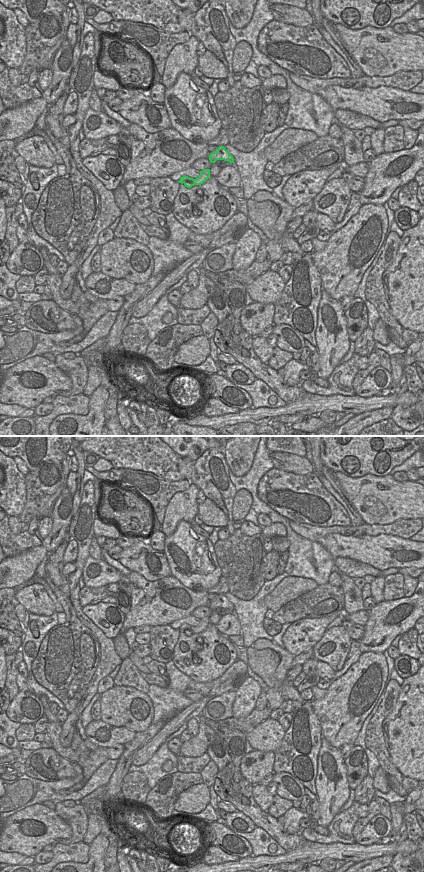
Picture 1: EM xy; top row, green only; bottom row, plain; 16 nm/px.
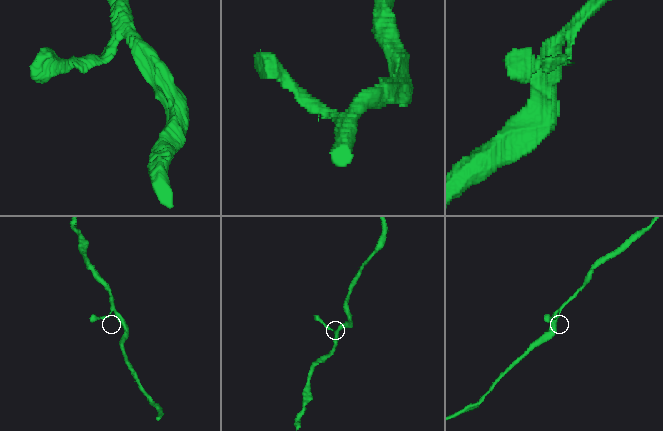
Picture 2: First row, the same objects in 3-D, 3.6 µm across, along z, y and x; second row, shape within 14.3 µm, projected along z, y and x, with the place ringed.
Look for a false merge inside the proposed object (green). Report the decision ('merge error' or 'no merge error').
no merge error

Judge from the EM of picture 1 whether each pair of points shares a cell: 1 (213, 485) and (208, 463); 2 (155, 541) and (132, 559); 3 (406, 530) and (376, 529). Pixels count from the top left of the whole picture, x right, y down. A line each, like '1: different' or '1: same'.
1: same
2: different
3: same

